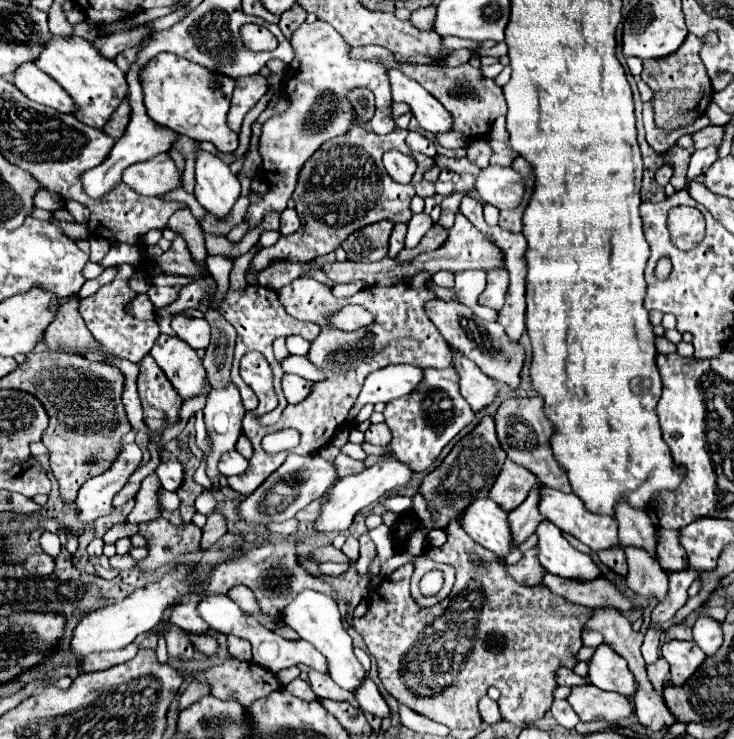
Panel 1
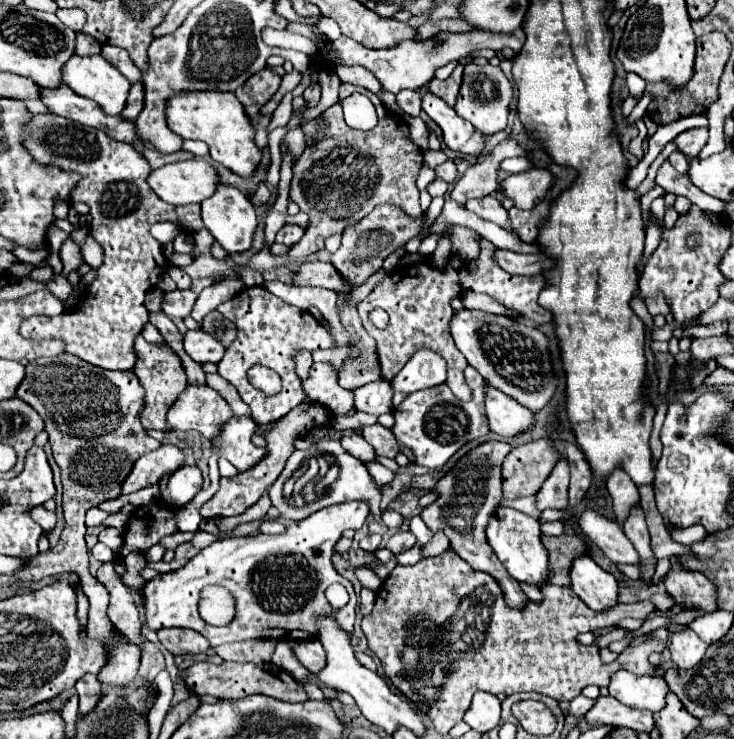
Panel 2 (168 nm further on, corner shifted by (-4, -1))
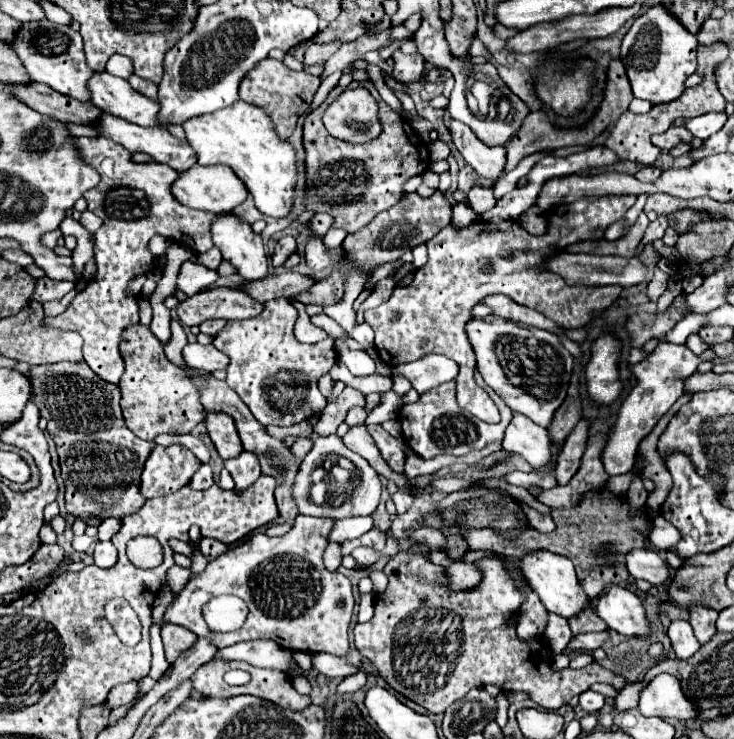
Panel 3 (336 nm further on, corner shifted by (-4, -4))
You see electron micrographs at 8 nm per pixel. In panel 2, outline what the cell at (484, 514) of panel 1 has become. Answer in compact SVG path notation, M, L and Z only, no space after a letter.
M499 505L495 509L495 513L491 513L485 531L487 531L487 543L491 545L491 549L499 557L499 561L507 567L511 577L515 577L517 581L533 583L537 587L541 587L545 583L545 577L549 571L547 569L547 551L541 545L541 529L539 529L537 519L533 519L517 509Z

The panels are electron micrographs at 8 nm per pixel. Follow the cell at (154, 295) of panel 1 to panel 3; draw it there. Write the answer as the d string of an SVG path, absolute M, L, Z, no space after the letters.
M209 288L209 290L189 296L185 302L179 302L179 306L177 306L179 322L185 326L199 326L205 320L215 320L215 318L243 320L243 318L259 316L261 310L263 310L263 304L251 300L245 292L237 292L235 288Z

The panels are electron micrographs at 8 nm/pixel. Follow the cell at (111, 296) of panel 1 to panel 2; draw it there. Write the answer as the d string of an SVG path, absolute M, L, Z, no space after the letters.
M53 113L31 115L25 127L23 145L31 153L31 157L35 157L35 161L39 161L41 165L55 165L59 169L81 175L81 181L75 185L75 191L71 191L71 201L81 201L89 205L89 215L91 215L89 233L103 247L105 257L103 257L103 265L97 269L99 273L97 281L87 289L83 301L73 311L65 315L57 315L57 317L41 317L41 315L29 317L21 325L21 335L27 339L41 339L41 341L61 339L65 343L65 353L71 353L101 369L133 369L137 361L135 347L133 347L135 337L141 335L143 327L149 323L149 311L145 309L145 303L143 303L145 293L157 285L166 267L162 246L151 237L149 229L153 223L171 221L175 225L181 225L183 229L195 231L203 227L201 205L163 203L143 179L151 173L151 167L145 161L145 157L135 147L107 137L107 133L103 133L101 129L87 129L85 125L67 121L65 117L59 117Z

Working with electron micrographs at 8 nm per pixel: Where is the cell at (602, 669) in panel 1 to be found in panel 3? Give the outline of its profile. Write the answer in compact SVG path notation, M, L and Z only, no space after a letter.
M671 674L655 676L649 686L641 692L639 698L639 712L643 716L657 716L657 718L675 718L675 720L697 720L701 710L683 696L679 680Z

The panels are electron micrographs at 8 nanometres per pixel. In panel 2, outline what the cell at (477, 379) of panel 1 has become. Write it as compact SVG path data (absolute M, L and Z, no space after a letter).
M487 383L485 389L487 389L485 413L493 433L501 437L513 437L521 431L527 431L535 423L535 417L527 407L519 405L515 399L507 397L505 393L499 393L495 387Z

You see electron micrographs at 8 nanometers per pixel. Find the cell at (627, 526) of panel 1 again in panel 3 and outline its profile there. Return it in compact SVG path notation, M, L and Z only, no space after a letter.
M659 344L653 354L649 354L645 360L635 364L631 370L637 376L637 386L629 392L629 396L623 400L617 422L613 424L613 430L609 434L607 446L601 454L605 470L615 476L615 474L627 474L631 472L635 464L635 454L639 448L639 442L655 428L659 418L675 404L675 400L683 394L683 380L691 376L701 358L695 356L687 346L677 346L677 344Z

